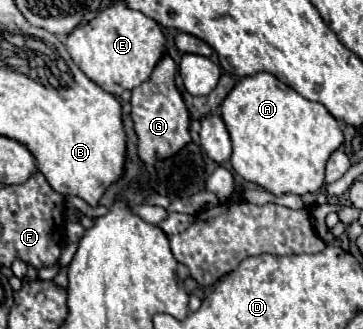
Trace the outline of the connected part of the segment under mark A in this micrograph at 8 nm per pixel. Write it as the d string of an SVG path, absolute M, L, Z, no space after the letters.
M265 71L237 81L237 85L231 89L221 105L221 117L233 141L231 165L235 173L239 173L245 181L265 187L265 191L273 195L305 195L319 191L325 185L325 163L329 155L343 145L343 131L337 119L325 109L325 105L301 97L295 89Z

